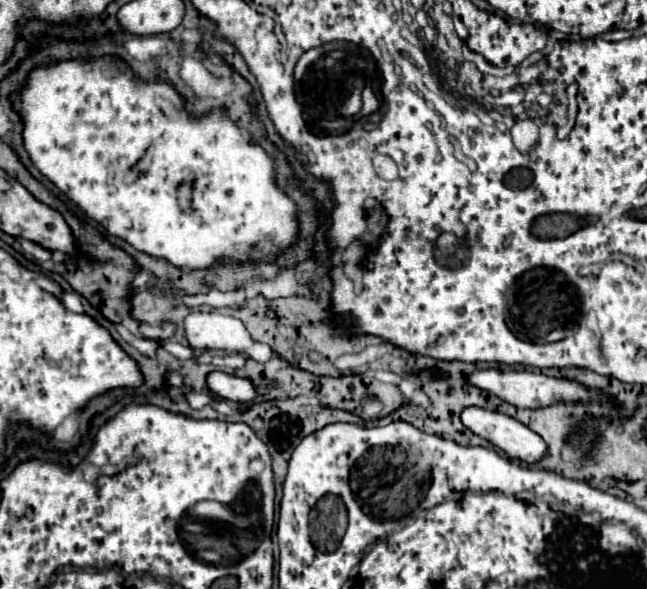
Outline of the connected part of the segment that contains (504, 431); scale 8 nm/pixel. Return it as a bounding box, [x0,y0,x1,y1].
[460,405,546,463]

